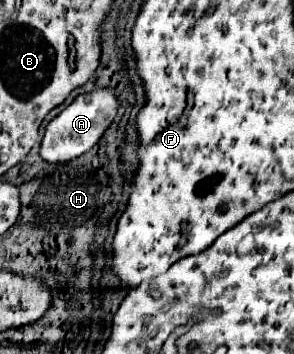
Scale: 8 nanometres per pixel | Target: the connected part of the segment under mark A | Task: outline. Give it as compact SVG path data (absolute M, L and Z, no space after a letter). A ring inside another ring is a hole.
M94 90L90 94L76 96L70 106L66 106L56 118L48 122L40 144L42 160L50 164L64 164L90 150L114 120L116 108L118 108L118 98L112 90Z

